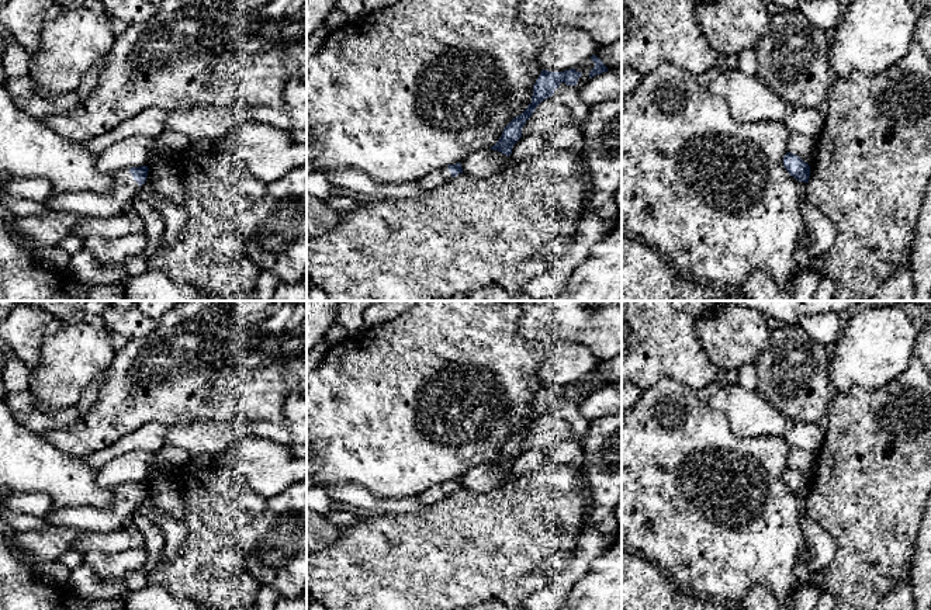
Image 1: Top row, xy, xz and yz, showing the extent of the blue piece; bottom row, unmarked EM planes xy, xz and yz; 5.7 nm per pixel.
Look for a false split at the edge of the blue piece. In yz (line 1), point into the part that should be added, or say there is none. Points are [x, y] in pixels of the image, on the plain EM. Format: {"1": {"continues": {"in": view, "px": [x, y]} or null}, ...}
{"1": {"continues": null}}

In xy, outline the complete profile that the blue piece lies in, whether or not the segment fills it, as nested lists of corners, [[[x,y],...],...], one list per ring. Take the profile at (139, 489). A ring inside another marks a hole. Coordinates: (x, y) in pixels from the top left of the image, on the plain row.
[[[148,481],[131,482],[114,488],[114,503],[108,509],[77,506],[58,509],[42,519],[53,527],[87,531],[113,531],[125,526],[148,492]]]

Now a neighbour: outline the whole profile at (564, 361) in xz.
[[[546,339],[544,356],[539,371],[541,385],[564,387],[577,382],[596,368],[599,360],[585,344]]]

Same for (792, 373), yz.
[[[797,323],[781,325],[772,329],[769,346],[755,360],[755,391],[789,420],[824,424],[835,396],[828,361],[830,347],[810,337]]]

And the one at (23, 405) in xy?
[[[7,392],[3,399],[20,424],[39,434],[70,427],[82,413],[77,405],[58,412],[44,412],[28,392]]]

